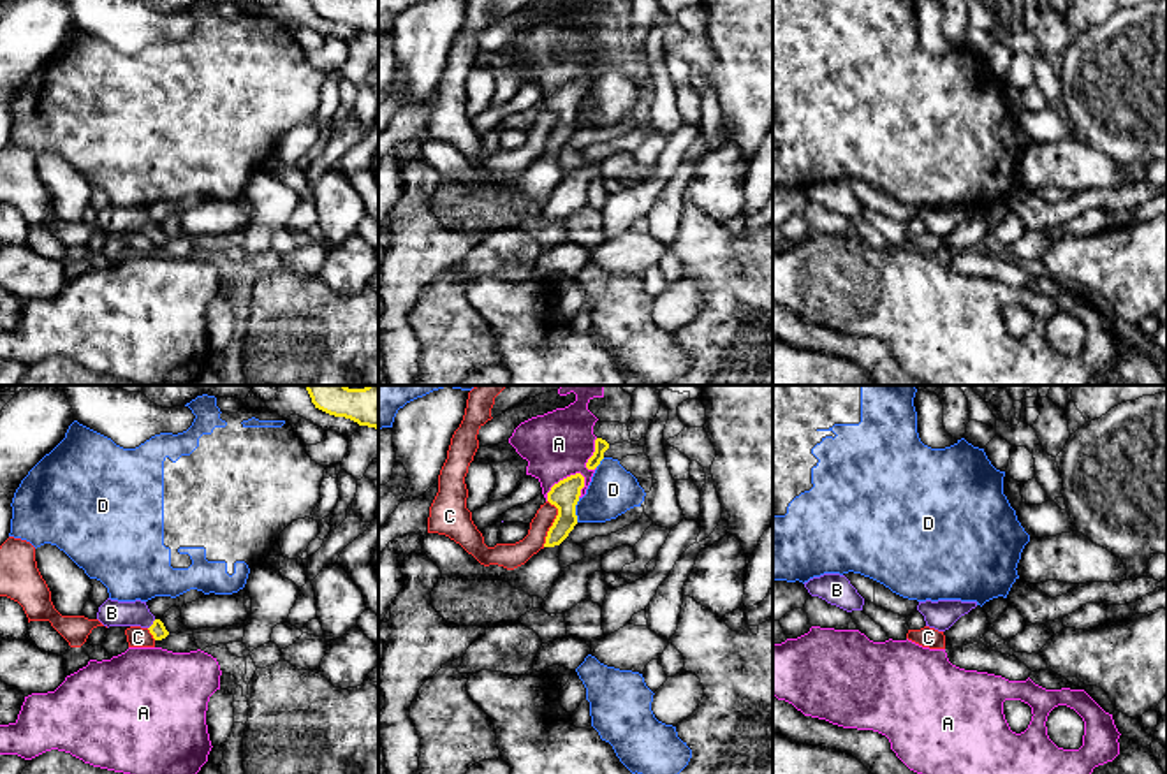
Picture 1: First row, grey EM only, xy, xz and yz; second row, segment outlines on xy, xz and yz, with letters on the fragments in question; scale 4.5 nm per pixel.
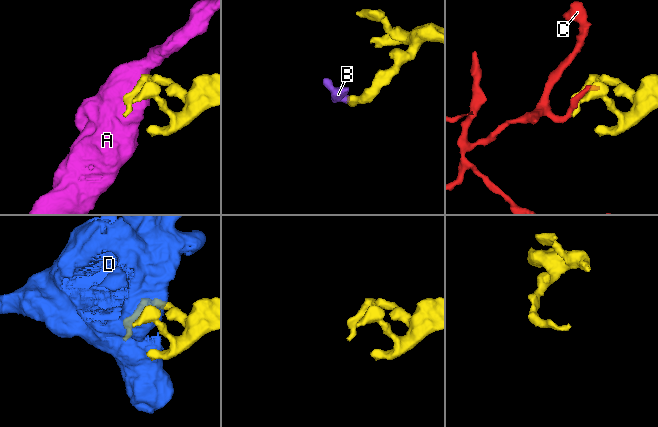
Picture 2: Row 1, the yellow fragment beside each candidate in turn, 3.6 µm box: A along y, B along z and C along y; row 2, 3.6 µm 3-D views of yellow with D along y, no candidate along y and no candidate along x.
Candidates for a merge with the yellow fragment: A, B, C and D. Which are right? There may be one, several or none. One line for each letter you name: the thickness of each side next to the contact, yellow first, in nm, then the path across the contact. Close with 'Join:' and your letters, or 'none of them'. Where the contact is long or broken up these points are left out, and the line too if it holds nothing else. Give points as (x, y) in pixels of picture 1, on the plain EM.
B: 70/120 nm | across xy (159, 238), (152, 231), (136, 219), (111, 219)
Join: B

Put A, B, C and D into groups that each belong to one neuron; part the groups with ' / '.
A / B / C / D

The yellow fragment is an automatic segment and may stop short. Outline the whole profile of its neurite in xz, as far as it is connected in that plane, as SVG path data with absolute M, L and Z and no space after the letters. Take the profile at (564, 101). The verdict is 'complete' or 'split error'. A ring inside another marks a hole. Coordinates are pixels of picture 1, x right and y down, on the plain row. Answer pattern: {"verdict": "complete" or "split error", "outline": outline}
{"verdict": "complete", "outline": "M581 79L570 81L551 93L547 107L558 114L558 121L547 137L544 153L560 151L577 130L576 111L584 93Z"}

